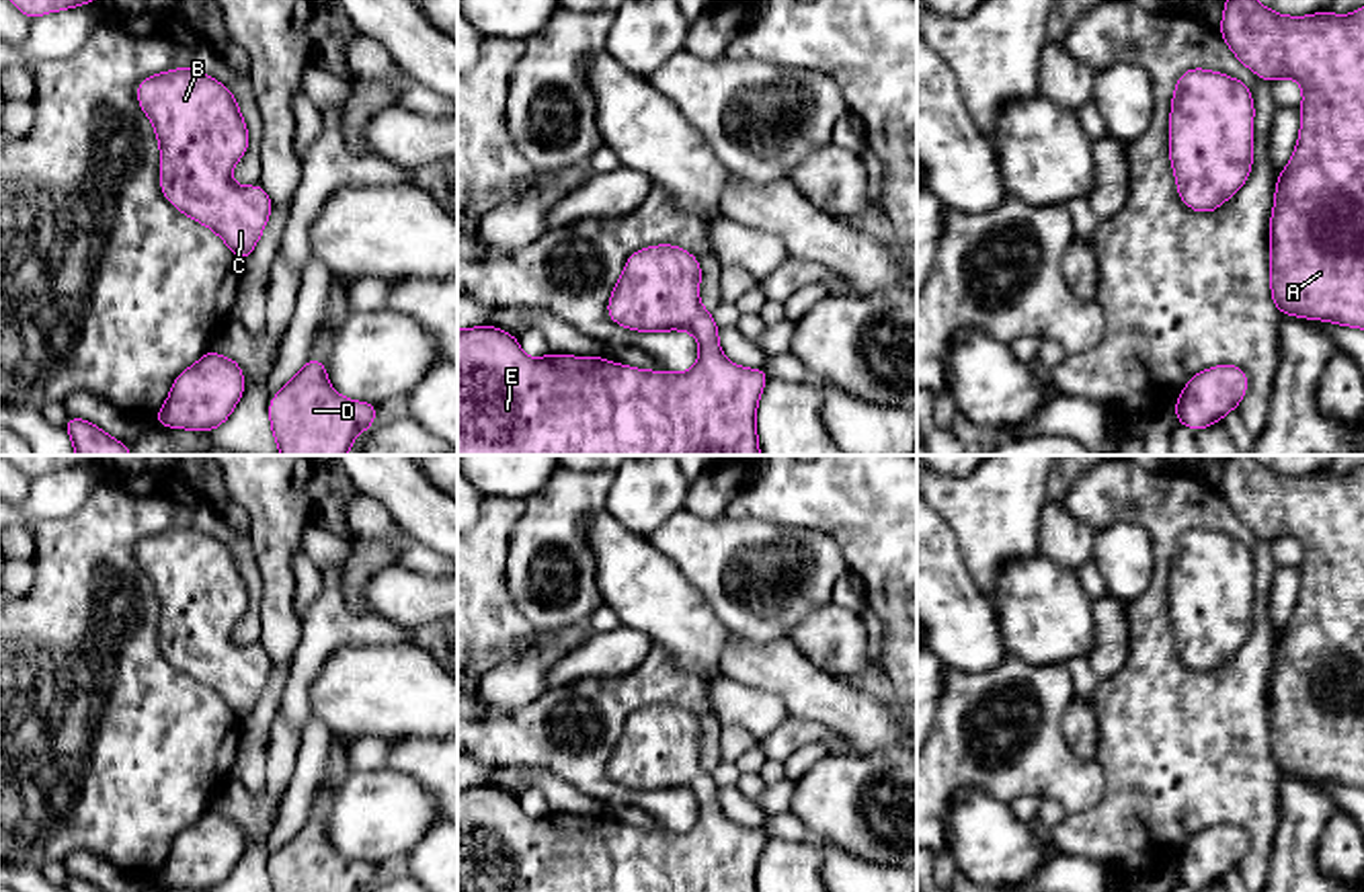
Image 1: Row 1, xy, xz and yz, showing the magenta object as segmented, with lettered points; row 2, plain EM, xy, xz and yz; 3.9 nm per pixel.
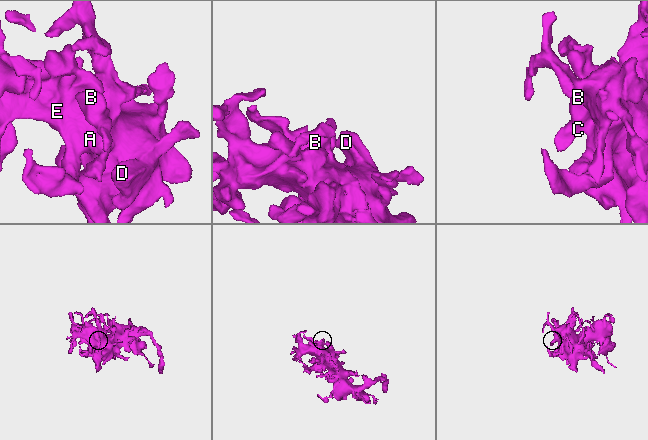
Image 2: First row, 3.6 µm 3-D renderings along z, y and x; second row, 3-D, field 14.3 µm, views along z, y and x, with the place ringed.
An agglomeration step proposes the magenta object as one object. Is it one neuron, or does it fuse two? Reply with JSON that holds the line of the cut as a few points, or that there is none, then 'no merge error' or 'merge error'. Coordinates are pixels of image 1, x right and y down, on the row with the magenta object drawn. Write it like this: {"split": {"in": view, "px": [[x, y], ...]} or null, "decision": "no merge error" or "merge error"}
{"split": null, "decision": "no merge error"}

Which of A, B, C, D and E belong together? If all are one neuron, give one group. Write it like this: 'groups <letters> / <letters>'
groups A B C D E

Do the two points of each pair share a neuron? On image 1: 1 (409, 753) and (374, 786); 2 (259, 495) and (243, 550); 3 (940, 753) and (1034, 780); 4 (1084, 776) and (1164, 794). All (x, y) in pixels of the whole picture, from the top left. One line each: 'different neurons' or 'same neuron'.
1: different neurons
2: different neurons
3: same neuron
4: different neurons

